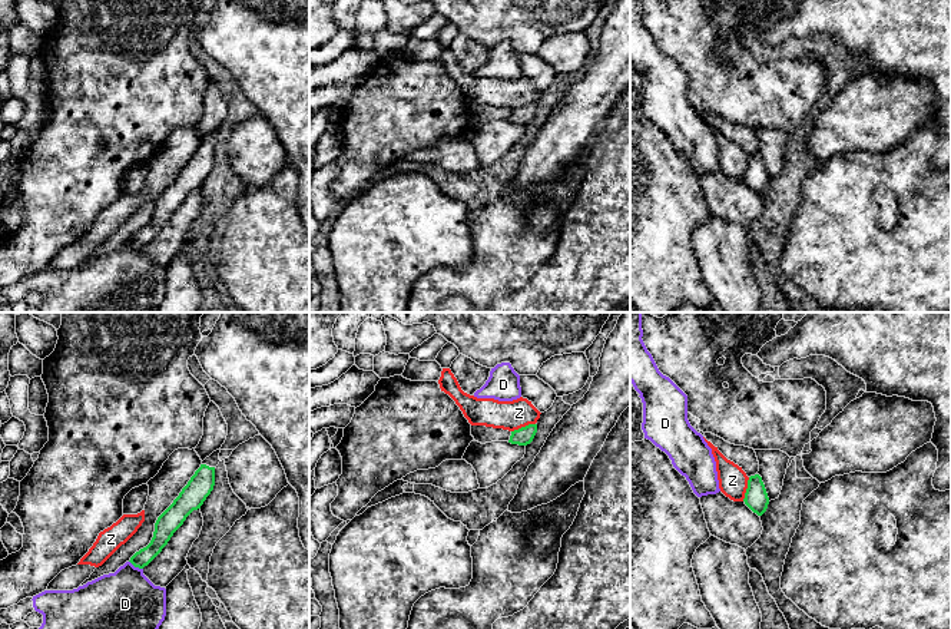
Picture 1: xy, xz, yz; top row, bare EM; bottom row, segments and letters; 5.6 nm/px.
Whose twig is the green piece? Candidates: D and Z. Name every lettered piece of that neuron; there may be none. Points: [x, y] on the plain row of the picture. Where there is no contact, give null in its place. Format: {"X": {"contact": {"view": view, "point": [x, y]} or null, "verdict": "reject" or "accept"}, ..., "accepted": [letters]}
{"D": {"contact": {"view": "xy", "point": [136, 245]}, "verdict": "reject"}, "Z": {"contact": {"view": "xz", "point": [523, 106]}, "verdict": "reject"}, "accepted": []}

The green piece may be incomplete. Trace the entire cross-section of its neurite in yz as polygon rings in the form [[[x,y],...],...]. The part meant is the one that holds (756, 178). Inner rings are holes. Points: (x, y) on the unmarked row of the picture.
[[[759,153],[749,156],[743,181],[758,195],[762,195],[766,191],[769,176]]]

